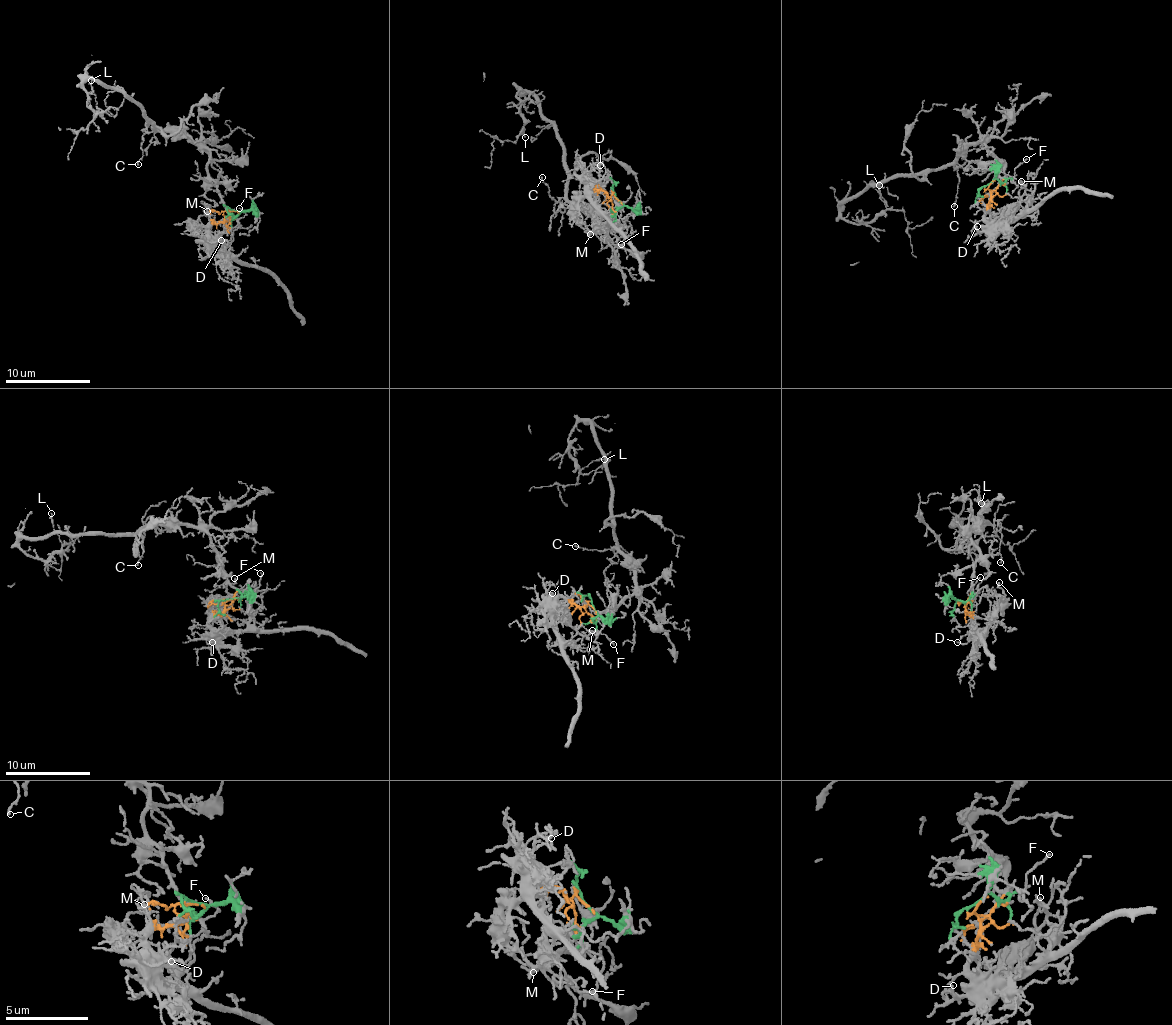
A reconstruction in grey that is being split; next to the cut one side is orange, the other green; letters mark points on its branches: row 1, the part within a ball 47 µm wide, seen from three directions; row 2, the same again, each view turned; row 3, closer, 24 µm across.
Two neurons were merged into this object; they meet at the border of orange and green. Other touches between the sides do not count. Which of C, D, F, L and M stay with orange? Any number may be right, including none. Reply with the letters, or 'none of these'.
D, M

